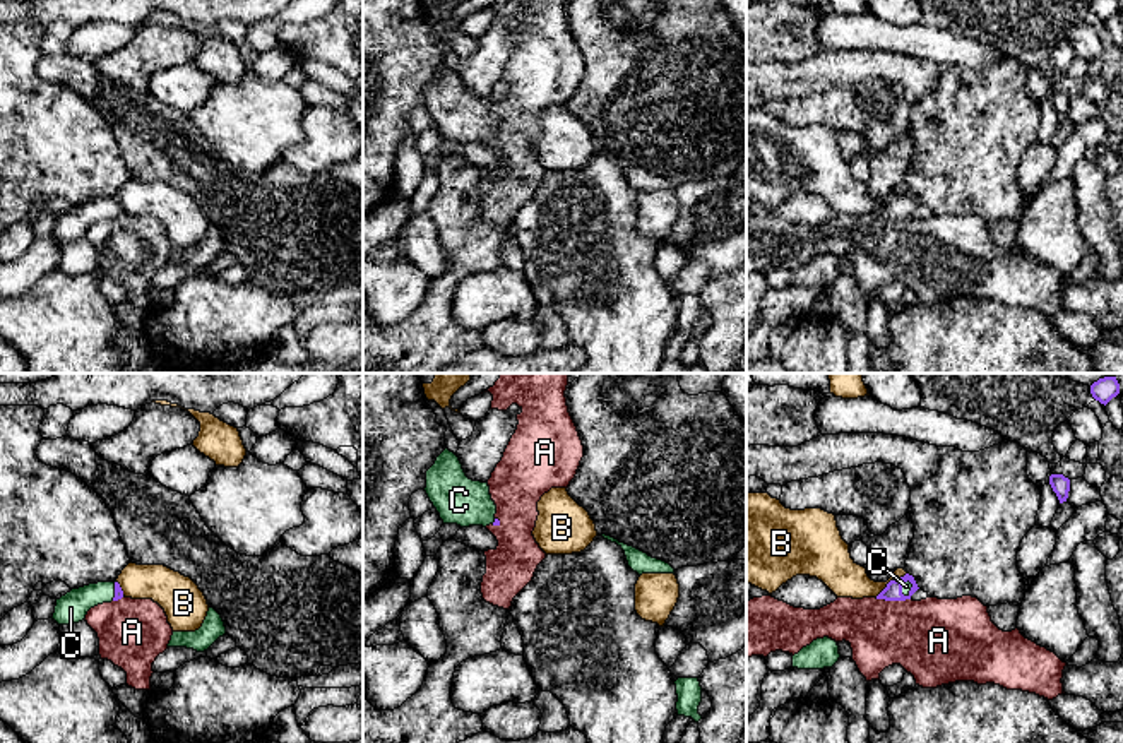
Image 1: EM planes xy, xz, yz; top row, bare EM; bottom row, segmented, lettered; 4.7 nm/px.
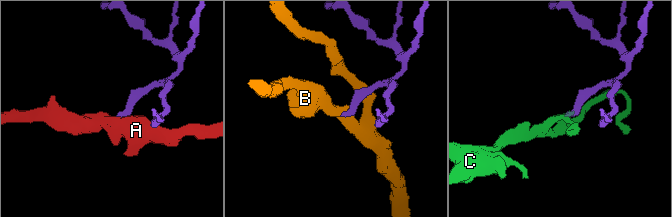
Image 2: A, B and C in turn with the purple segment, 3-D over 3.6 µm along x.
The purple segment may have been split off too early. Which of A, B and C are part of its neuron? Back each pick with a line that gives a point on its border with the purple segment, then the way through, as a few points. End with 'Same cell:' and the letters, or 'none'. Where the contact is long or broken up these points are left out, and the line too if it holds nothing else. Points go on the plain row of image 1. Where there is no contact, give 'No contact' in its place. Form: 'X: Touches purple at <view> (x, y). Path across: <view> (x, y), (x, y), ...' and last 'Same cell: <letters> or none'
C: Touches purple at yz (901, 204). Path across: yz (894, 204), (901, 204), (906, 202)
Same cell: C

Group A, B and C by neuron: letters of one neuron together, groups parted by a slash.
A / B / C

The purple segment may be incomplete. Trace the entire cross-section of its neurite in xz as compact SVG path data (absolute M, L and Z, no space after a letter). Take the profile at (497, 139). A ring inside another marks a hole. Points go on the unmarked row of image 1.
M449 65L426 87L425 108L443 140L457 140L460 144L500 142L488 99L469 96L459 74Z

